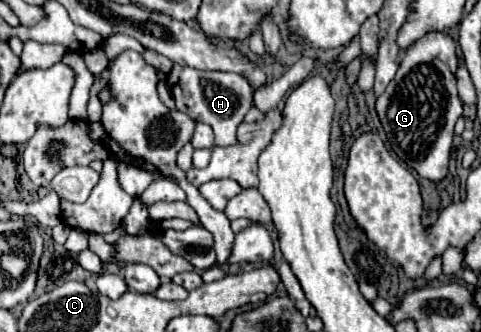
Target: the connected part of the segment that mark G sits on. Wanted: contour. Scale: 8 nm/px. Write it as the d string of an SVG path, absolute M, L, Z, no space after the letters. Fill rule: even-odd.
M428 33L402 53L396 77L376 99L376 113L392 151L430 181L440 181L448 175L454 123L462 115L462 101L456 91L456 69L456 43L448 33Z

